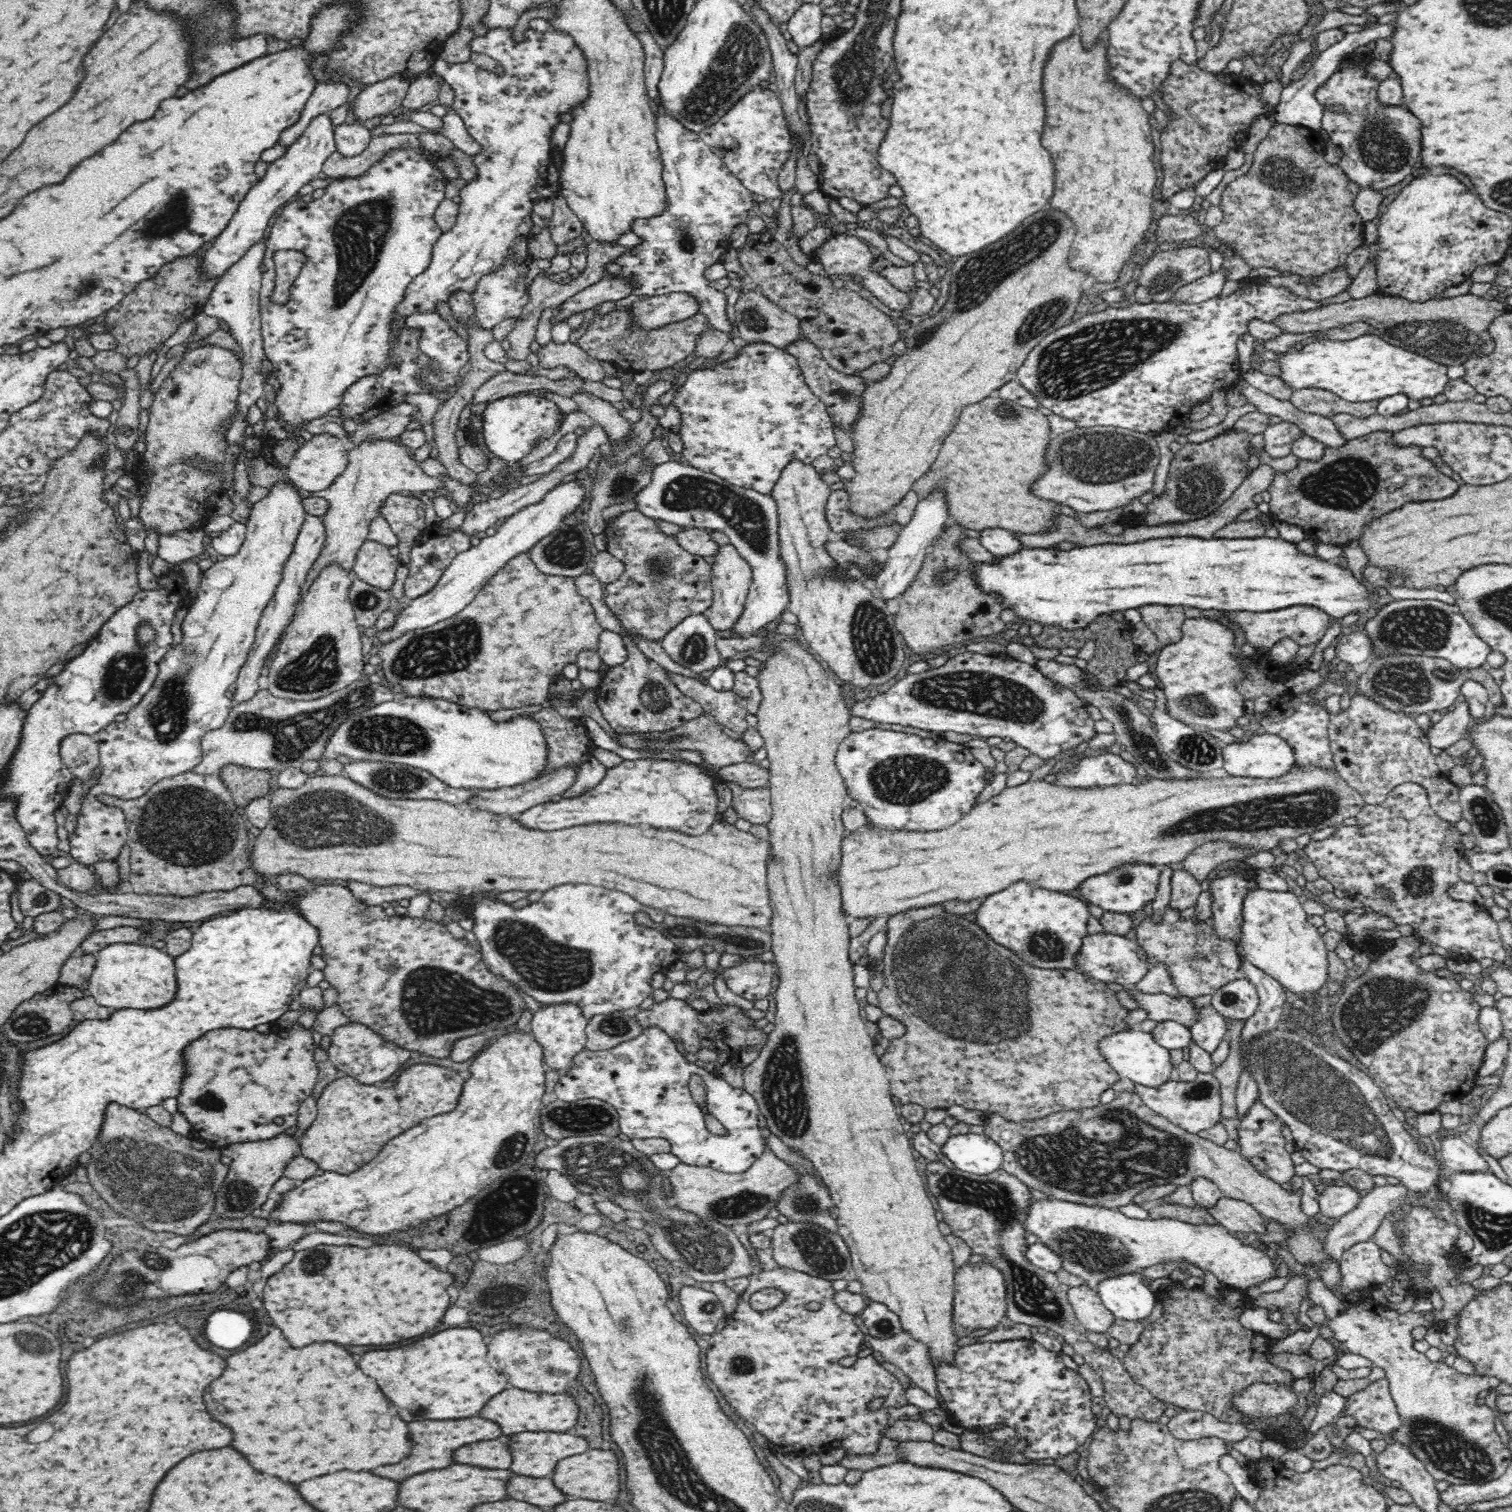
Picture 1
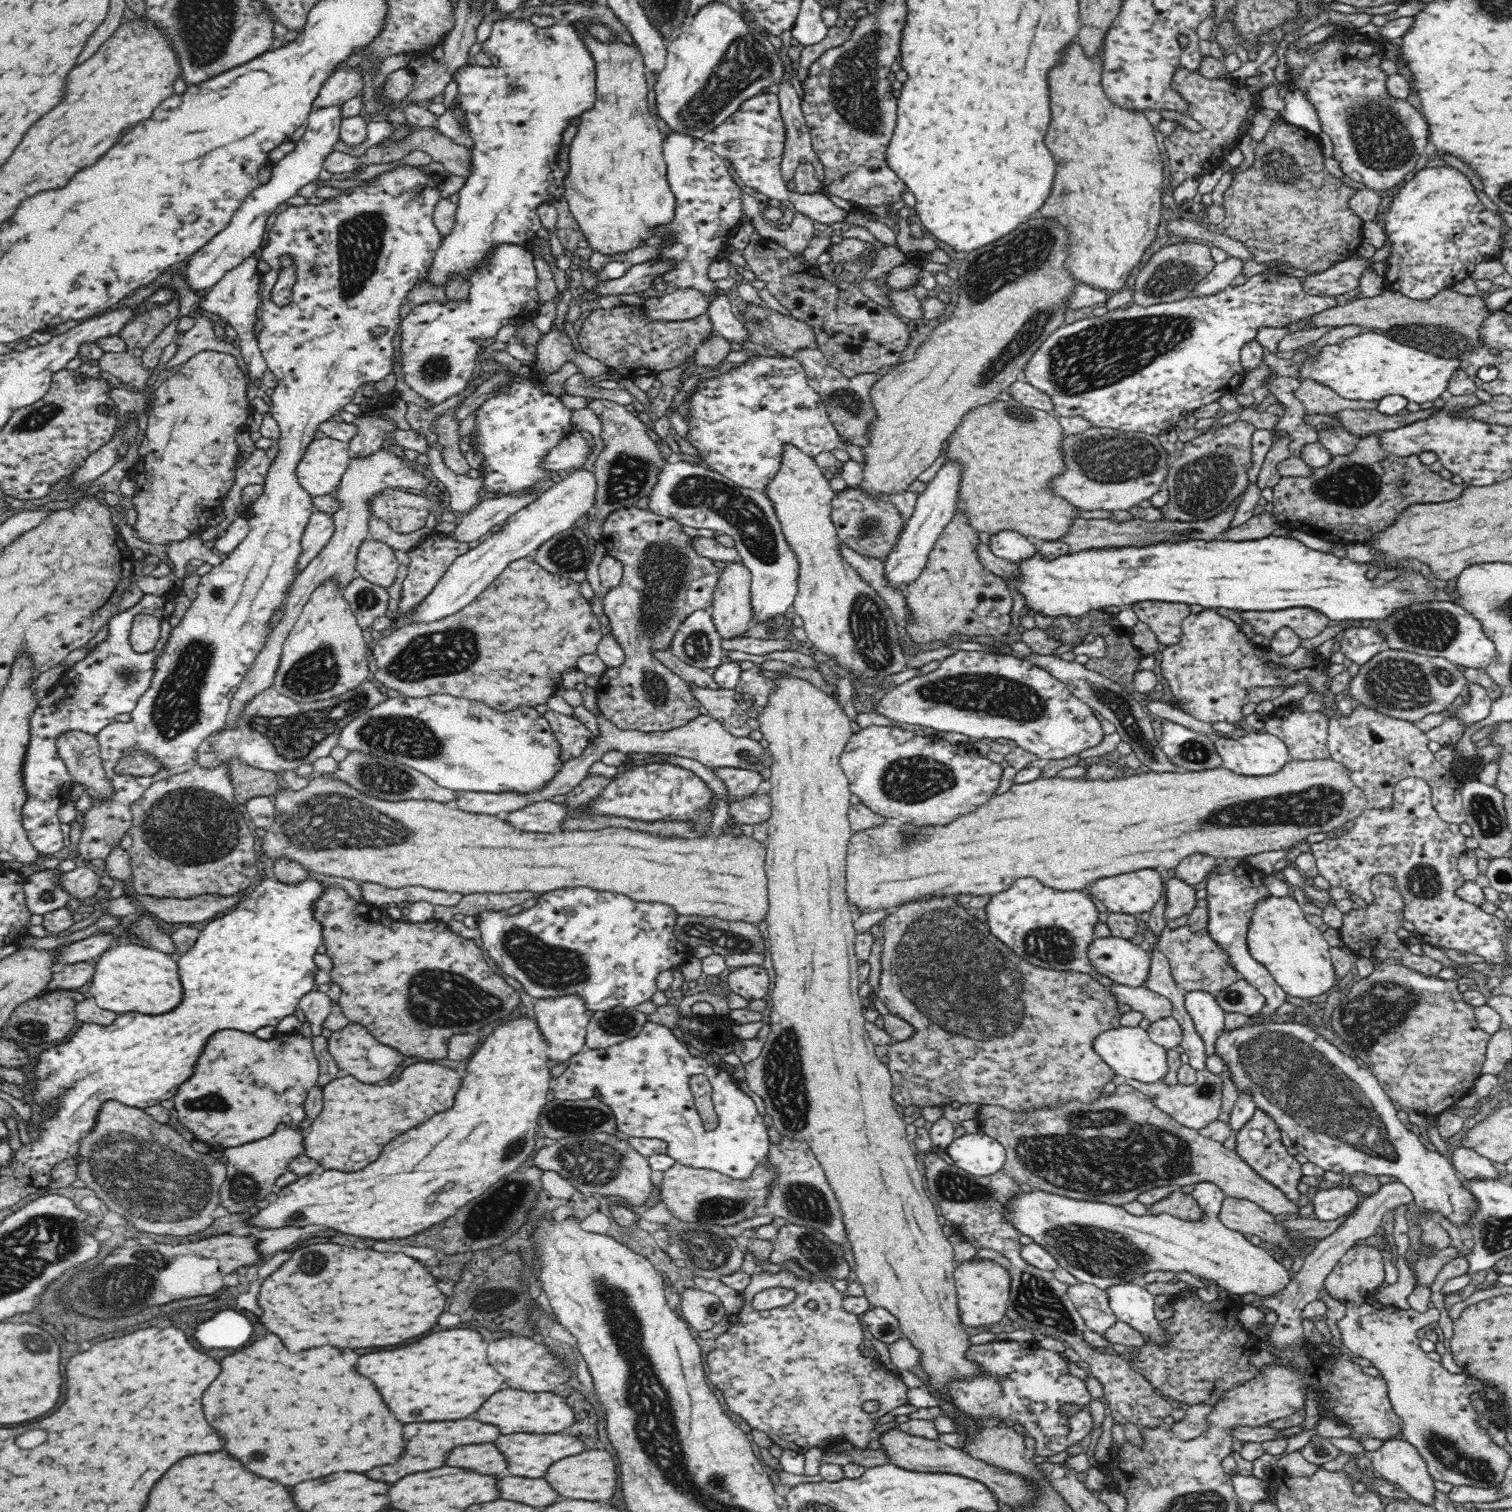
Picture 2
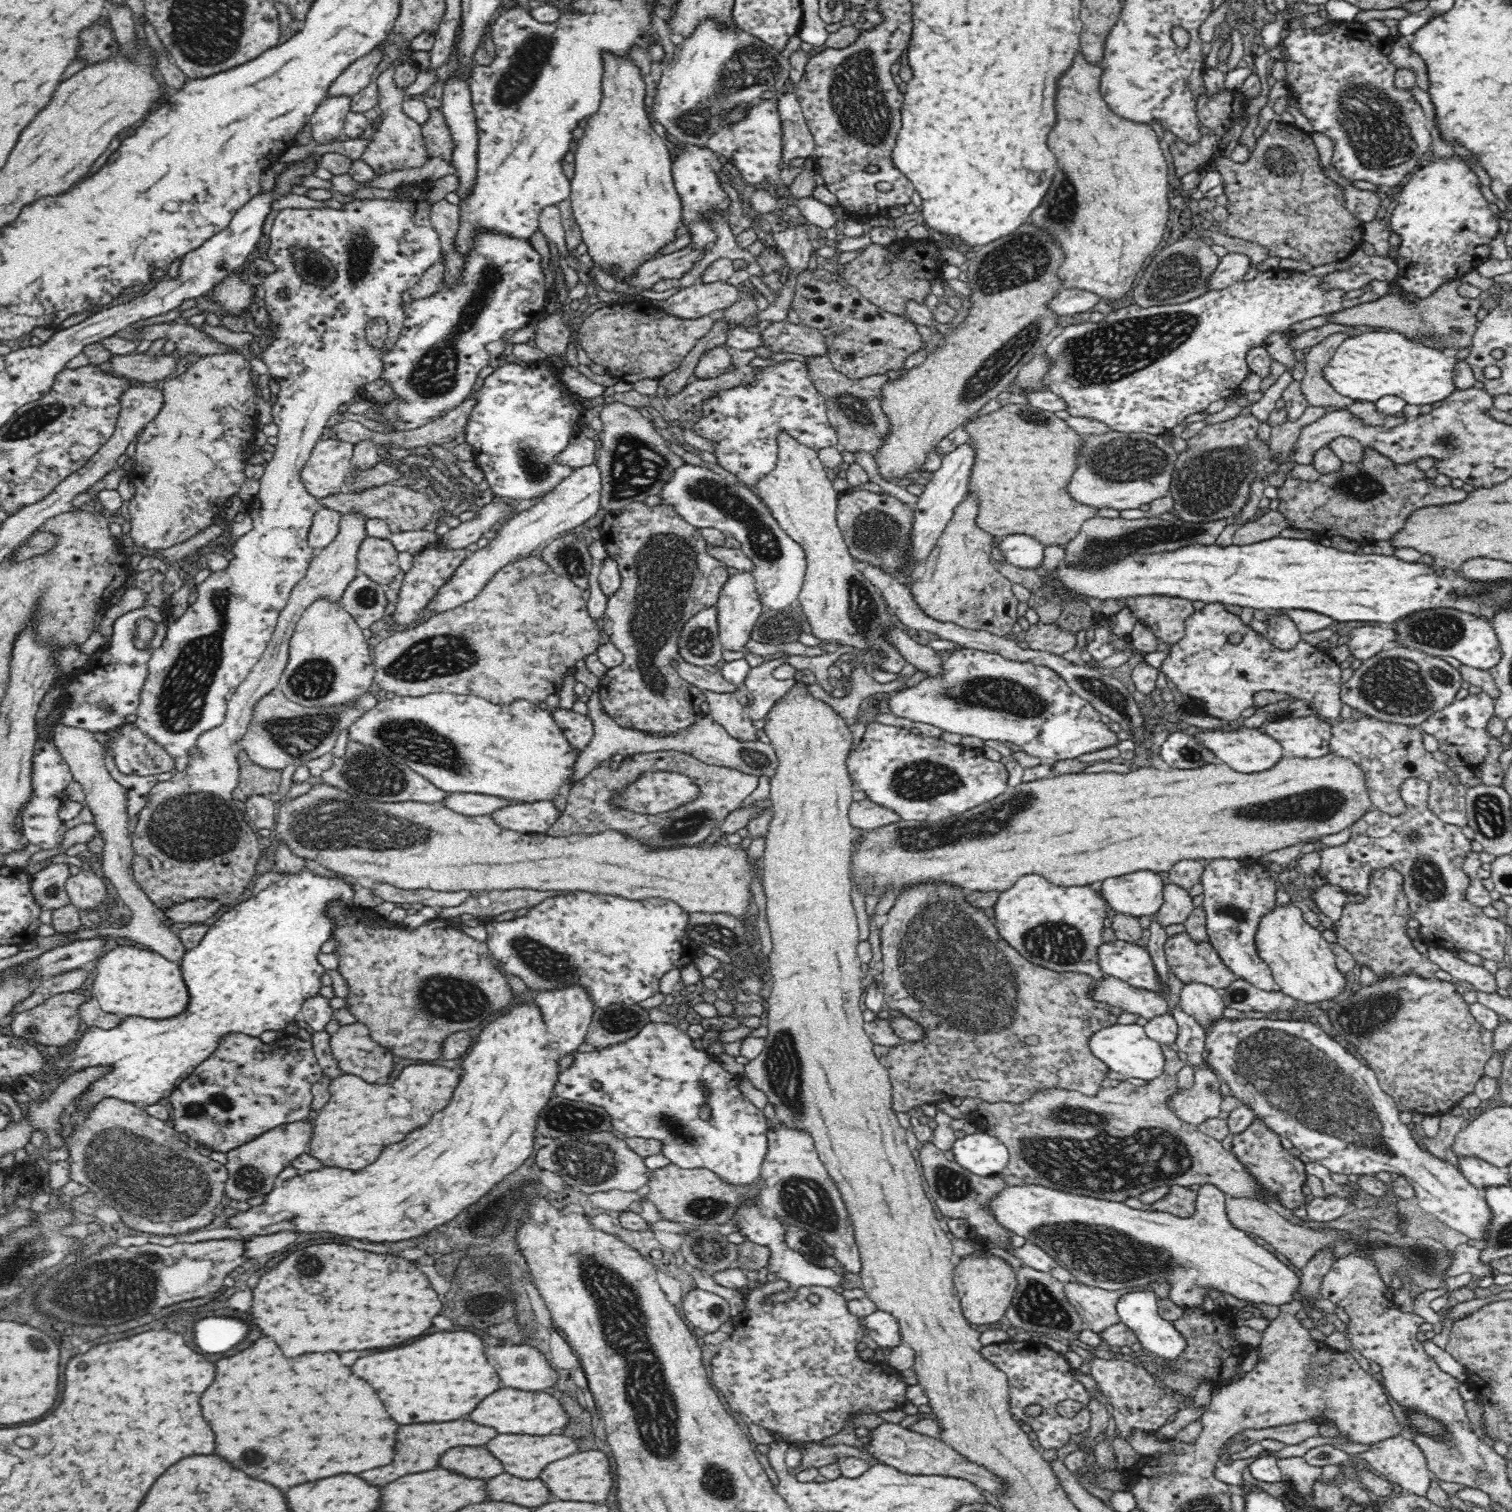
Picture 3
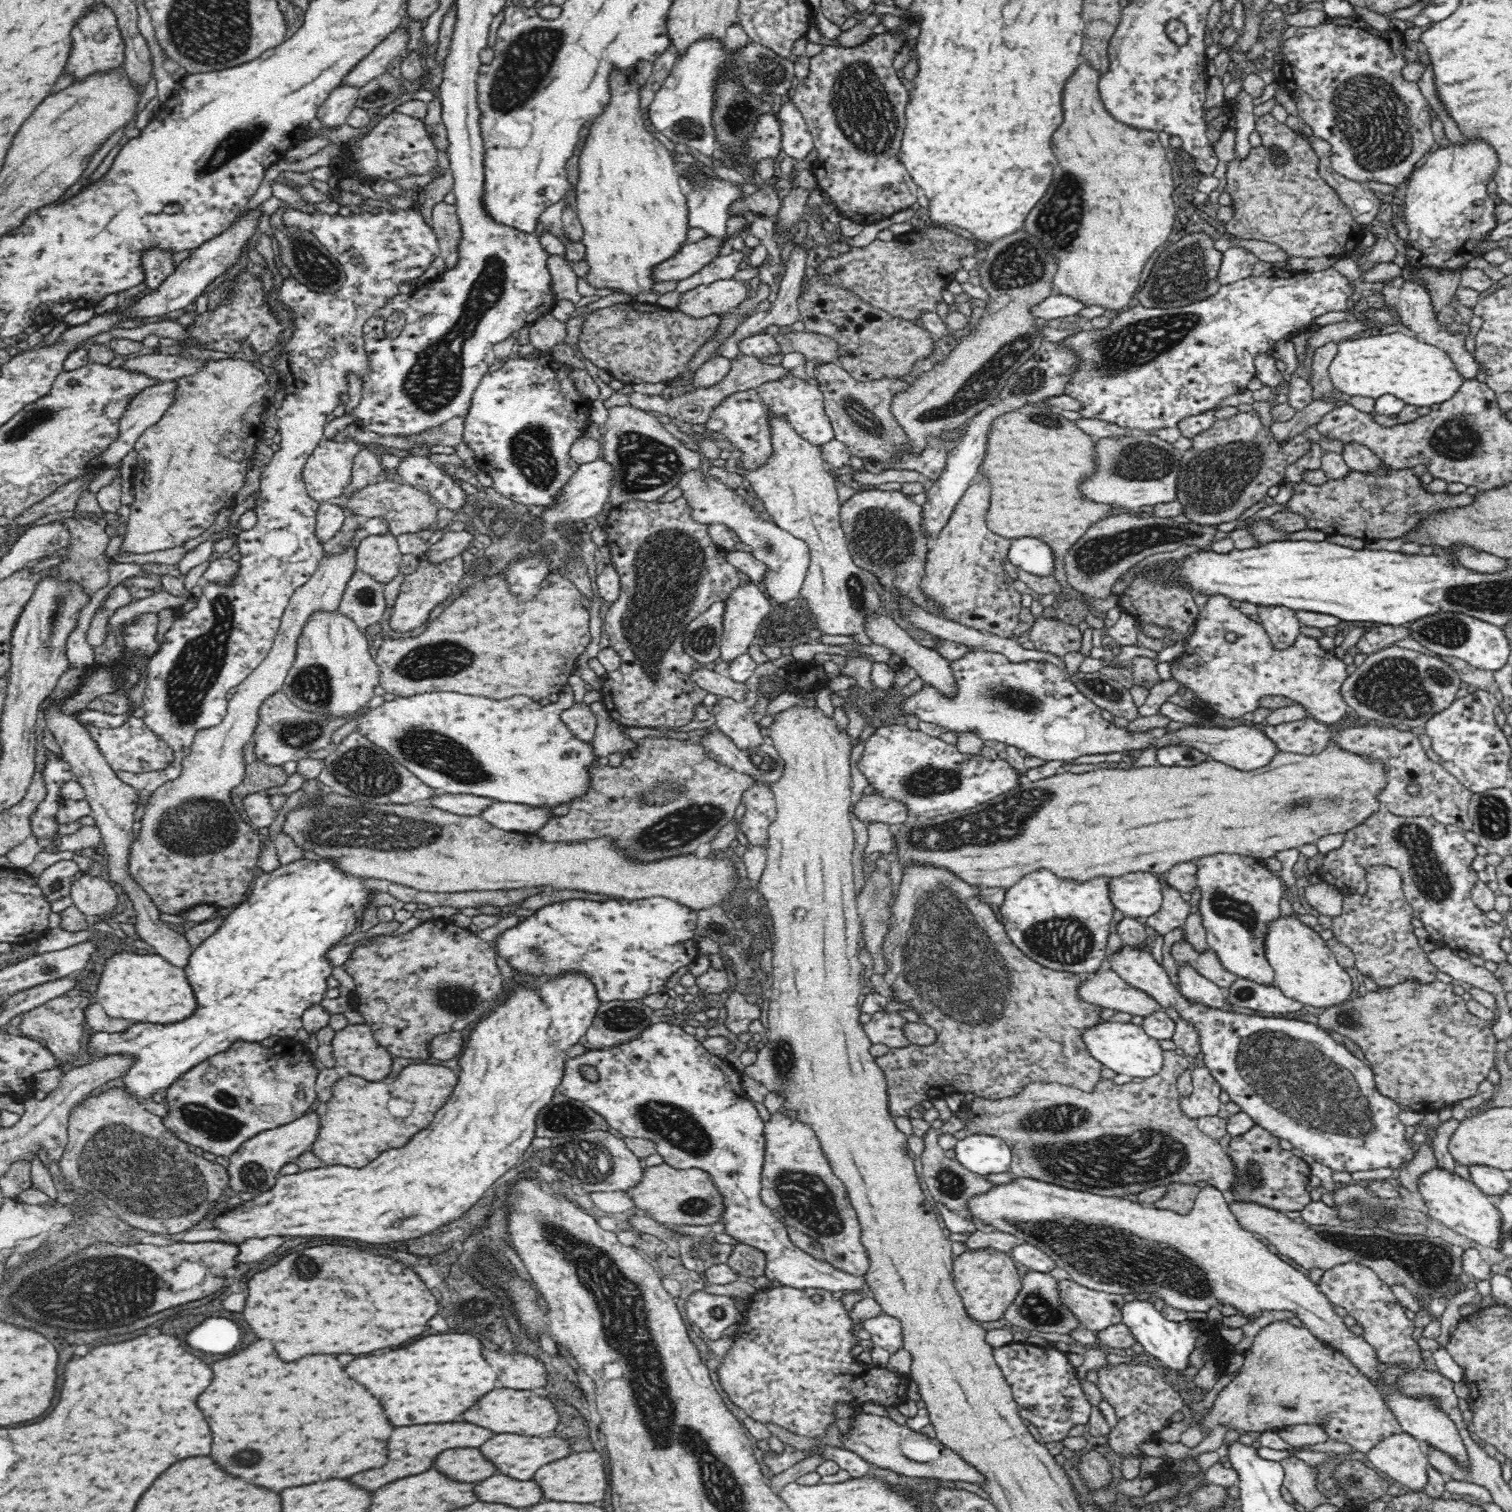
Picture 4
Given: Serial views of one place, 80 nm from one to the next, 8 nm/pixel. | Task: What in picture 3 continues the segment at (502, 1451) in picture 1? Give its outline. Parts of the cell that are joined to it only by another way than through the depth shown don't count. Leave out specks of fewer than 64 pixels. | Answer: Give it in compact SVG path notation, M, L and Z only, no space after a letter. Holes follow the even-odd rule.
M486 1446L452 1448L442 1456L440 1466L464 1474L468 1478L492 1478L502 1474L500 1460L492 1456Z

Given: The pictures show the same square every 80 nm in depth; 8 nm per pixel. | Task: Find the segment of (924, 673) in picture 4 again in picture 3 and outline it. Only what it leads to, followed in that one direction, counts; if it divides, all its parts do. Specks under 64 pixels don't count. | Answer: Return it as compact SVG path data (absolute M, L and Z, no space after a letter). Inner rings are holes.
M895 627L887 634L887 638L900 651L906 662L914 664L918 670L924 670L927 676L942 672L944 657L938 657L931 646L916 643L908 633Z

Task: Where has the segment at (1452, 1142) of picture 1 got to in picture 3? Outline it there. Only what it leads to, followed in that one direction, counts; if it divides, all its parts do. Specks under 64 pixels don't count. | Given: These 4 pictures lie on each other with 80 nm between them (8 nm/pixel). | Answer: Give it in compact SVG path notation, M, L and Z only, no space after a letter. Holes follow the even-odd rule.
M1458 1156L1458 1169L1476 1189L1510 1184L1507 1167L1498 1167L1477 1156Z

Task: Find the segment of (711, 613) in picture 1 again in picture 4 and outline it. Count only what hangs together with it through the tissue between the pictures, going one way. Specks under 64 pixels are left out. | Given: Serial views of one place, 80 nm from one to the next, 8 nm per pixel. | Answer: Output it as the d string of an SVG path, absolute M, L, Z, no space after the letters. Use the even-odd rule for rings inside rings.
M751 579L732 590L731 594L724 600L724 616L722 616L722 636L720 640L721 658L724 662L730 663L737 656L747 654L748 647L753 644L759 624L773 608L773 605L759 584Z

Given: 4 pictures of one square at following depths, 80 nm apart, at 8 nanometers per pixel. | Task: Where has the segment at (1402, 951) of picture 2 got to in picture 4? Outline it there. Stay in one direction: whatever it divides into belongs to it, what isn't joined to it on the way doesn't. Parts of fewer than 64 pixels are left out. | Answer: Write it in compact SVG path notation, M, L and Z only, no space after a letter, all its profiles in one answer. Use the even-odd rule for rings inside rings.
M1369 866L1366 868L1366 882L1367 891L1364 894L1344 895L1342 914L1332 917L1331 930L1335 939L1351 948L1356 970L1371 976L1378 987L1395 986L1406 980L1424 984L1434 982L1439 969L1418 945L1410 923L1413 910L1406 900L1399 871L1391 866Z

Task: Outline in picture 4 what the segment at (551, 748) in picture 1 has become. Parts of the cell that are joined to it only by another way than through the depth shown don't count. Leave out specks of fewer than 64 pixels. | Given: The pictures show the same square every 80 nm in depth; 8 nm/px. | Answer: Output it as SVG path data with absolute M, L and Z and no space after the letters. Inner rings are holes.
M574 703L572 708L560 713L562 723L570 730L578 741L591 743L597 728L596 716L590 711L588 704Z

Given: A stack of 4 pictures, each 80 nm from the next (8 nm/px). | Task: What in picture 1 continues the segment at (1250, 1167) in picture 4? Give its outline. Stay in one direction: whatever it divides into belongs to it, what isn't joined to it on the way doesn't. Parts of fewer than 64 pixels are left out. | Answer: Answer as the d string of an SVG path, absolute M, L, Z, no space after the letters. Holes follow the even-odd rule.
M1256 1098L1254 1104L1248 1108L1248 1112L1242 1116L1237 1125L1239 1134L1238 1151L1242 1153L1262 1174L1281 1184L1289 1191L1288 1180L1294 1176L1294 1162L1290 1154L1284 1149L1285 1139L1282 1136L1282 1126L1285 1124L1276 1116L1261 1100Z

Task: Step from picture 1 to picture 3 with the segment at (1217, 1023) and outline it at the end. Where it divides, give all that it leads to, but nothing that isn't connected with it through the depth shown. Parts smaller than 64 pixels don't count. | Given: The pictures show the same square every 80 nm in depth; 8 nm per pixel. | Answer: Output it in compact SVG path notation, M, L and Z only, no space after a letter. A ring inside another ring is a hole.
M1186 984L1180 994L1179 1005L1182 1010L1194 1017L1204 1032L1222 1018L1225 1008L1219 991L1202 984Z

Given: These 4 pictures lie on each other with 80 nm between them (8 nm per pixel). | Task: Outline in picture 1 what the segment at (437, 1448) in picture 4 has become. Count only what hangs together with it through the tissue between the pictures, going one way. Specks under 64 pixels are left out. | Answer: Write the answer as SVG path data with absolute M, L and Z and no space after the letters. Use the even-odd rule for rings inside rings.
M486 1418L422 1420L422 1422L410 1422L408 1428L410 1428L410 1440L412 1440L412 1454L404 1462L382 1466L382 1468L374 1470L376 1476L386 1476L386 1478L404 1482L408 1476L450 1466L452 1464L452 1454L460 1446L466 1446L466 1444L472 1444L472 1442L480 1442L480 1440L492 1440L492 1438L498 1438L500 1436L498 1424L494 1424L494 1422L486 1420Z

